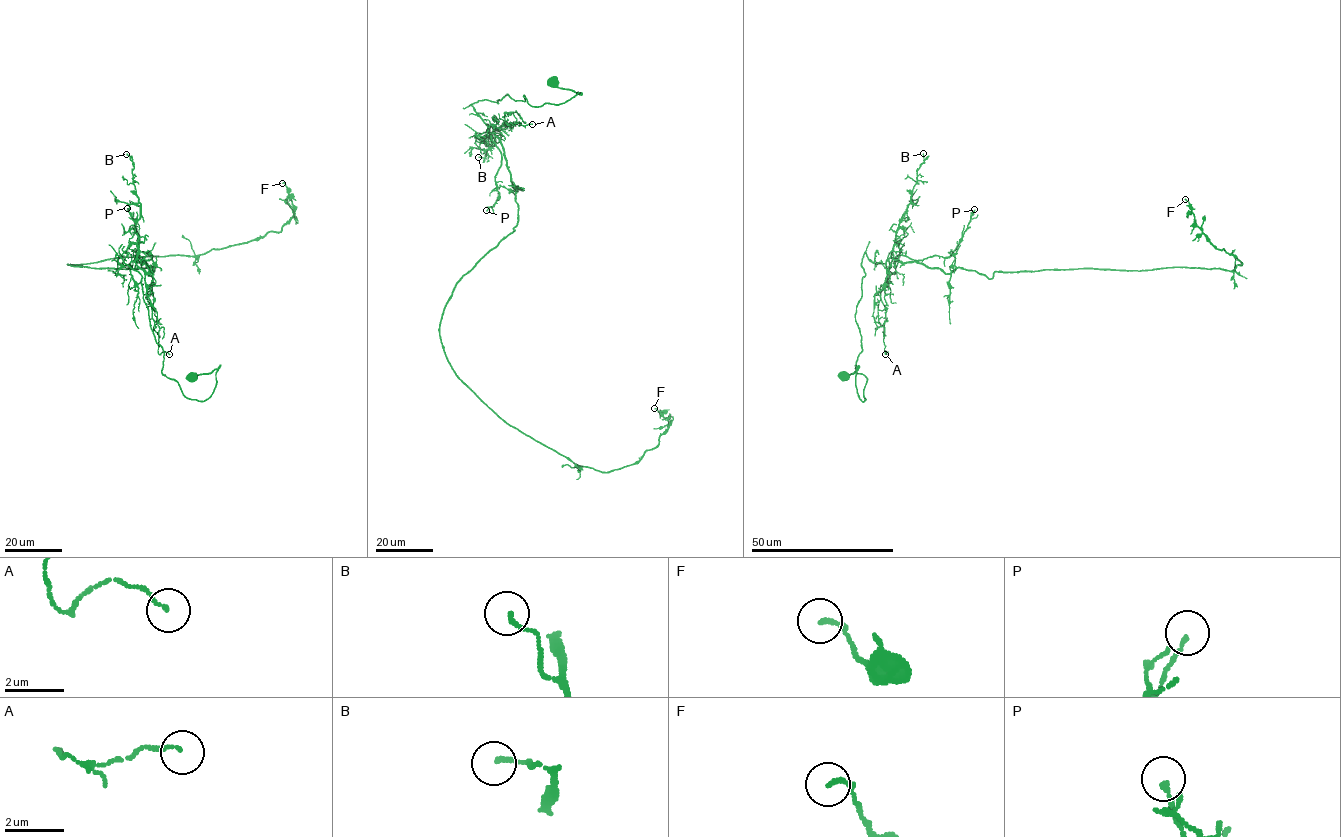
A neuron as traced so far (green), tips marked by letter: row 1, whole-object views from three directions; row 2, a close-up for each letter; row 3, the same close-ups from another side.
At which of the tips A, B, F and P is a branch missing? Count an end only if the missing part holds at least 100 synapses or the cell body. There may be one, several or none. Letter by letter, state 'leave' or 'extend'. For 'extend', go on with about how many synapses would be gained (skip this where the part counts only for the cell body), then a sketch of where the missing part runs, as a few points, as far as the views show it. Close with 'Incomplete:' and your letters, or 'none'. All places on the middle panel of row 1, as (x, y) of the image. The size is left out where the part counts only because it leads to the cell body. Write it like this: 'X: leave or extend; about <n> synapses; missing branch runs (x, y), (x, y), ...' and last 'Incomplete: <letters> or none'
A: leave
B: leave
F: leave
P: leave
Incomplete: none

